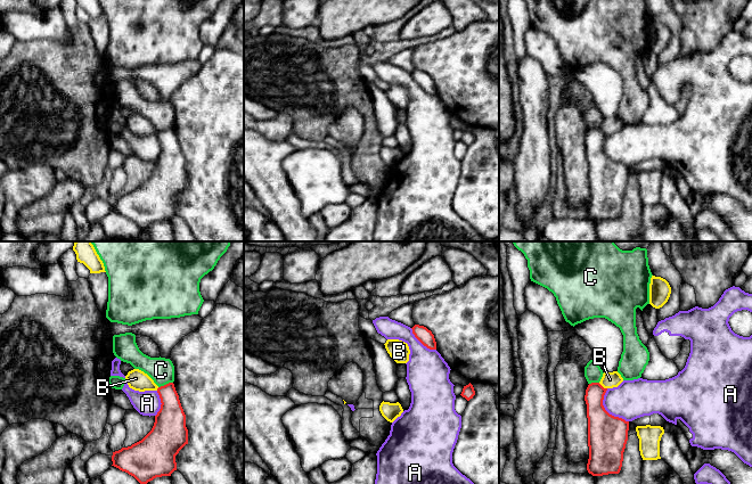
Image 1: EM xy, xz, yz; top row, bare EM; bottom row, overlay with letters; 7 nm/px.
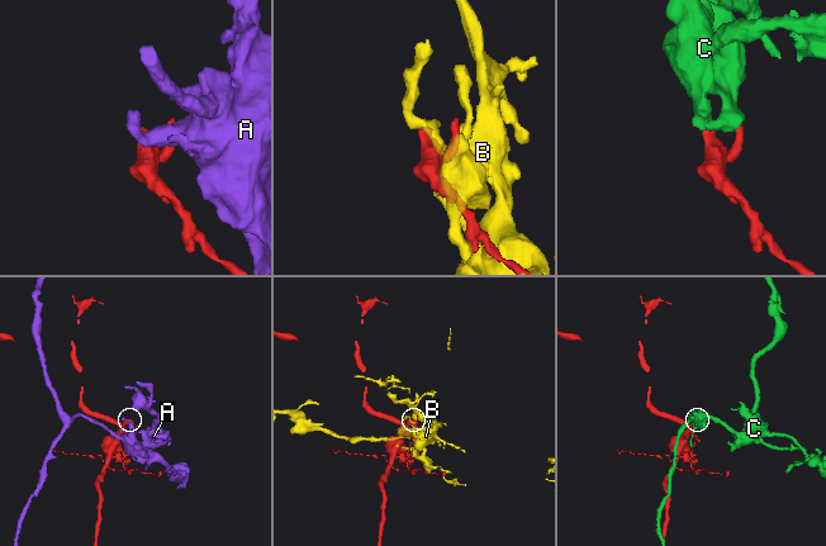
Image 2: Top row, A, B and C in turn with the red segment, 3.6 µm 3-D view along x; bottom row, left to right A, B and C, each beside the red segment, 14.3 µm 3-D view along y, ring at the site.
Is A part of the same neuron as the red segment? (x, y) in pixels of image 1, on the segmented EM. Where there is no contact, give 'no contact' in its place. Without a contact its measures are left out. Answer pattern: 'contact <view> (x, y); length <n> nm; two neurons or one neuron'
contact yz (605, 410); length 280 nm; two neurons

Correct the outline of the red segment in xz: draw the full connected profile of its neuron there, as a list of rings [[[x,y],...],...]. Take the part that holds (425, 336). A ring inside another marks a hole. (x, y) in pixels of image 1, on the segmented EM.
[[[415,325],[412,328],[415,337],[427,348],[436,350],[436,342],[434,335],[424,326]]]

